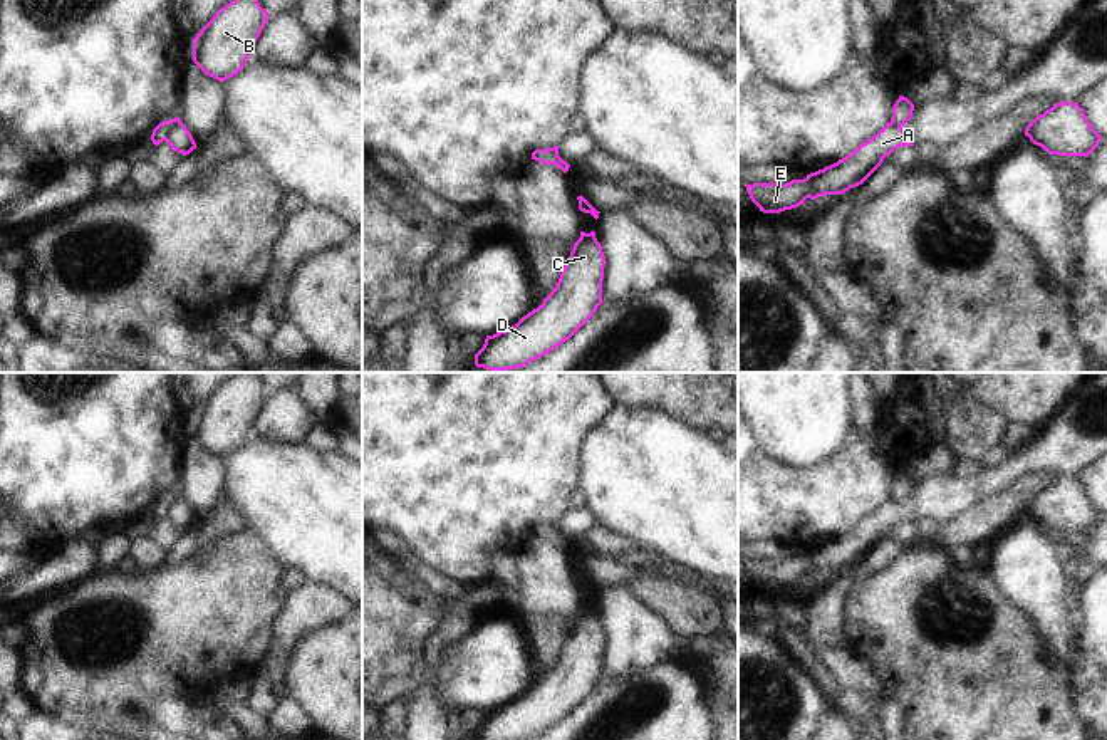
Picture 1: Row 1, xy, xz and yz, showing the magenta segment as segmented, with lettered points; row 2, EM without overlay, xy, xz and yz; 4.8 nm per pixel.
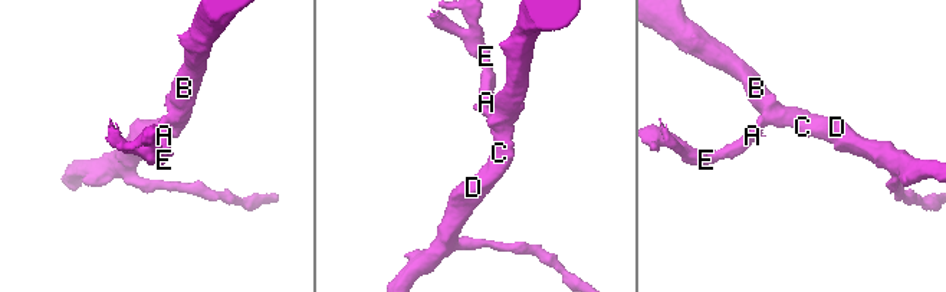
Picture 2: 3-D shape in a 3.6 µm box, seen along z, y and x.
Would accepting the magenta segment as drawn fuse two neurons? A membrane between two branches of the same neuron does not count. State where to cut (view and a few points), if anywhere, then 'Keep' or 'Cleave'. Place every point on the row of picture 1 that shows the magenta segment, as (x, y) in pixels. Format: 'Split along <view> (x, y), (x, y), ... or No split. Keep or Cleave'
Split along xy (180, 121), (163, 140). Cleave.

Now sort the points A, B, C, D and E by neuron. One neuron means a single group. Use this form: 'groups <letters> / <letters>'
groups A E / B C D

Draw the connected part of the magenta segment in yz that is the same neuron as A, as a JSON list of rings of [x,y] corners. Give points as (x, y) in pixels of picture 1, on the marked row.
[[[887,122],[877,134],[857,146],[850,154],[825,166],[803,180],[785,185],[753,183],[745,185],[751,201],[763,213],[780,213],[803,205],[807,198],[842,195],[862,185],[901,146],[914,146],[906,141],[904,129]]]

